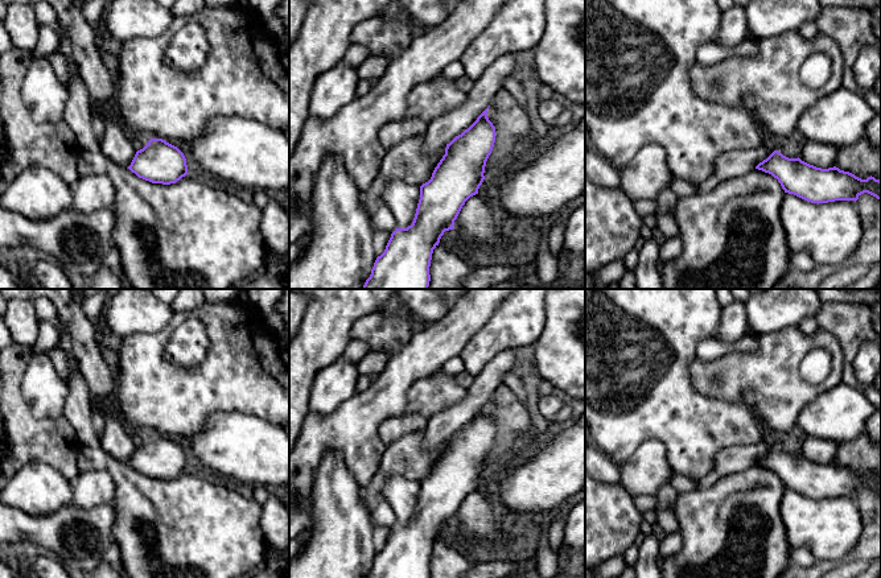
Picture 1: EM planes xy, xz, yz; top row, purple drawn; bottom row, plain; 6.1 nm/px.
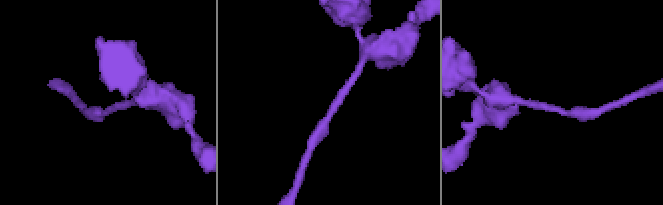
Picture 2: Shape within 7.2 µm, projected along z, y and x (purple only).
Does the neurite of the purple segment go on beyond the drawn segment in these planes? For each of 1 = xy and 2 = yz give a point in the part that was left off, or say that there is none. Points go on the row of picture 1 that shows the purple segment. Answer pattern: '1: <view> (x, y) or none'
1: none
2: none

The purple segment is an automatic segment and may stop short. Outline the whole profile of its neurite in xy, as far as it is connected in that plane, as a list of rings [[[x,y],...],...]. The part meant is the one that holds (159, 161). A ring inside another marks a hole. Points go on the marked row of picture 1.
[[[151,139],[136,152],[128,169],[139,178],[162,185],[176,183],[189,174],[184,153],[162,139]]]

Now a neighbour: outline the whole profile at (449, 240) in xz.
[[[453,230],[445,231],[439,244],[461,257],[465,257],[472,252],[472,248],[462,243]]]

